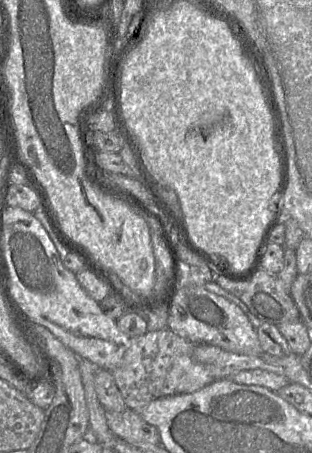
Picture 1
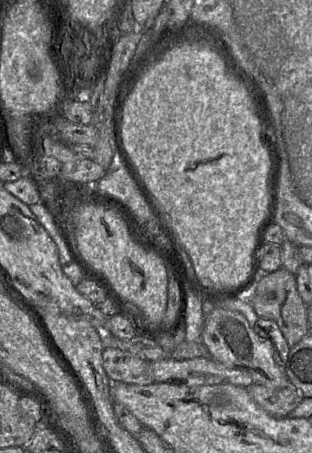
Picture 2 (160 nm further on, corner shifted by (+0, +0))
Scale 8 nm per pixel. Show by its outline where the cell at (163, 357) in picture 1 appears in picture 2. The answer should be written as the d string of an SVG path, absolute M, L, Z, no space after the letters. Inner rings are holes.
M106 346L102 365L111 382L149 385L154 383L148 361L120 349Z

